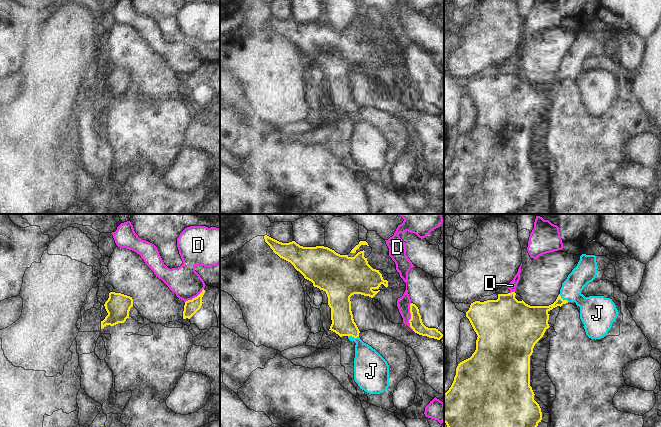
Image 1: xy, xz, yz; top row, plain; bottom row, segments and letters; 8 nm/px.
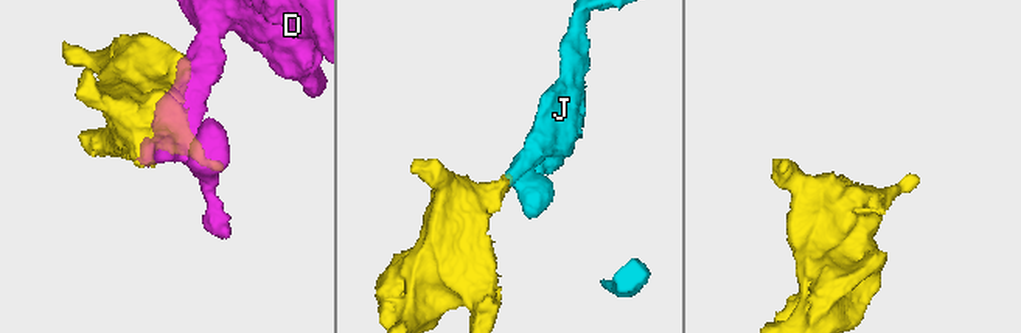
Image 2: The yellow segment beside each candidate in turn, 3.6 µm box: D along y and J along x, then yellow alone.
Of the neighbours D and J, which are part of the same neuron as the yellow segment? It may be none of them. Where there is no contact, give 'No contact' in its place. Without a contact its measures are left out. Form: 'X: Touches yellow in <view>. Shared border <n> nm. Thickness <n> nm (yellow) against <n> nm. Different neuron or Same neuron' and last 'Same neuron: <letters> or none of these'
D: Touches yellow in xz. Shared border 220 nm. Thickness 100 nm (yellow) against 110 nm. Different neuron
J: Touches yellow in xz. Shared border 90 nm. Thickness 180 nm (yellow) against 240 nm. Same neuron
Same neuron: J.

